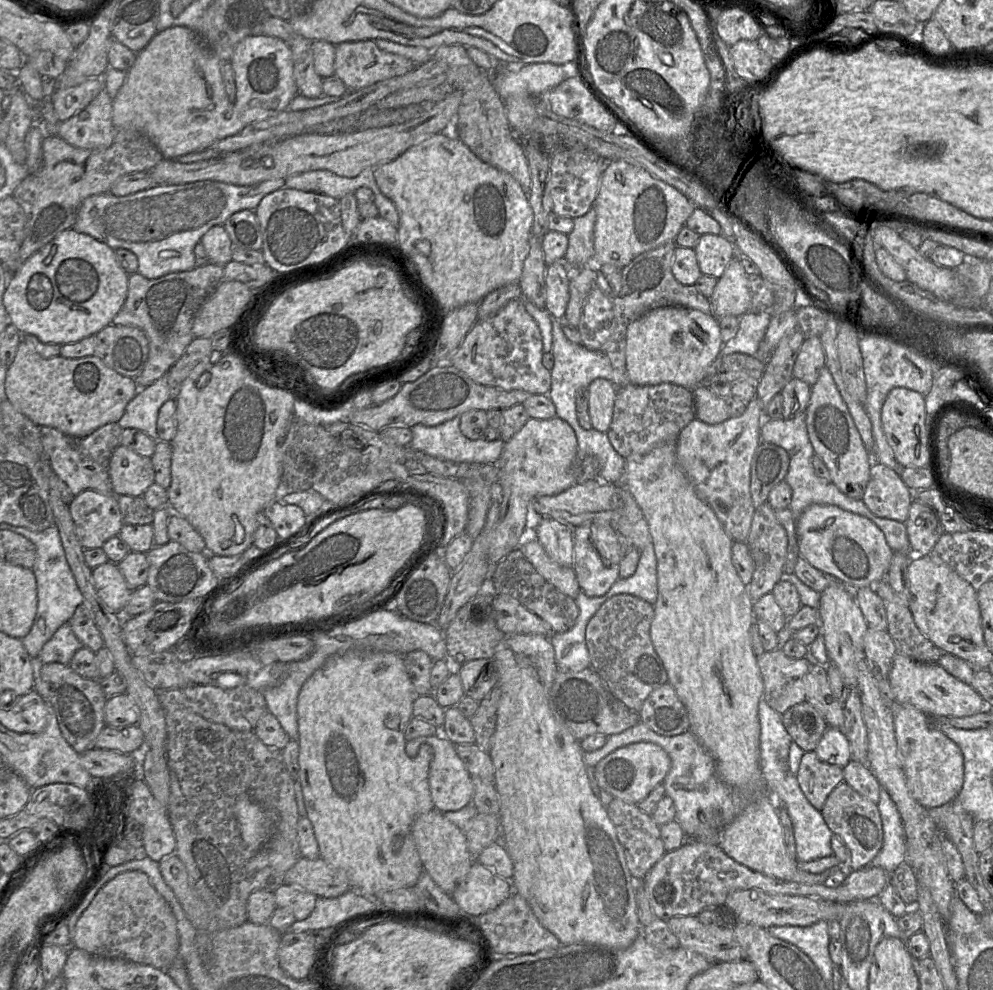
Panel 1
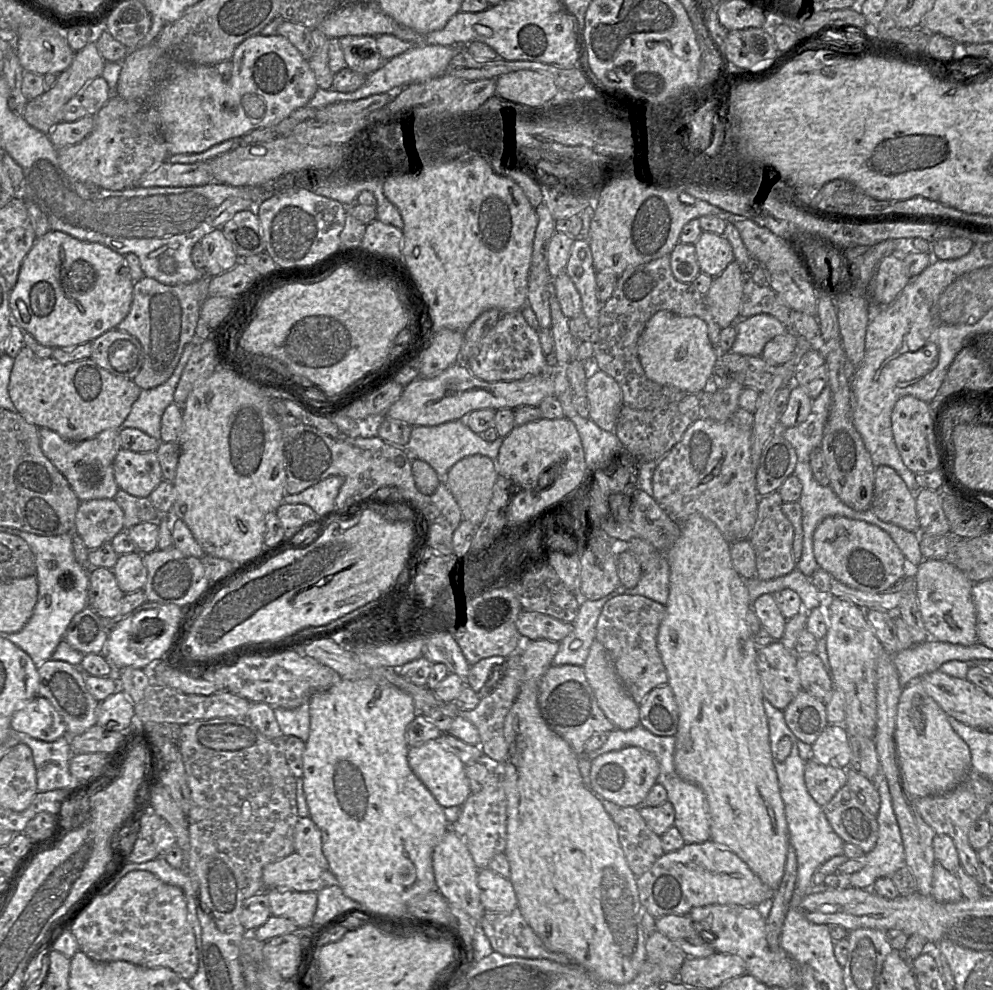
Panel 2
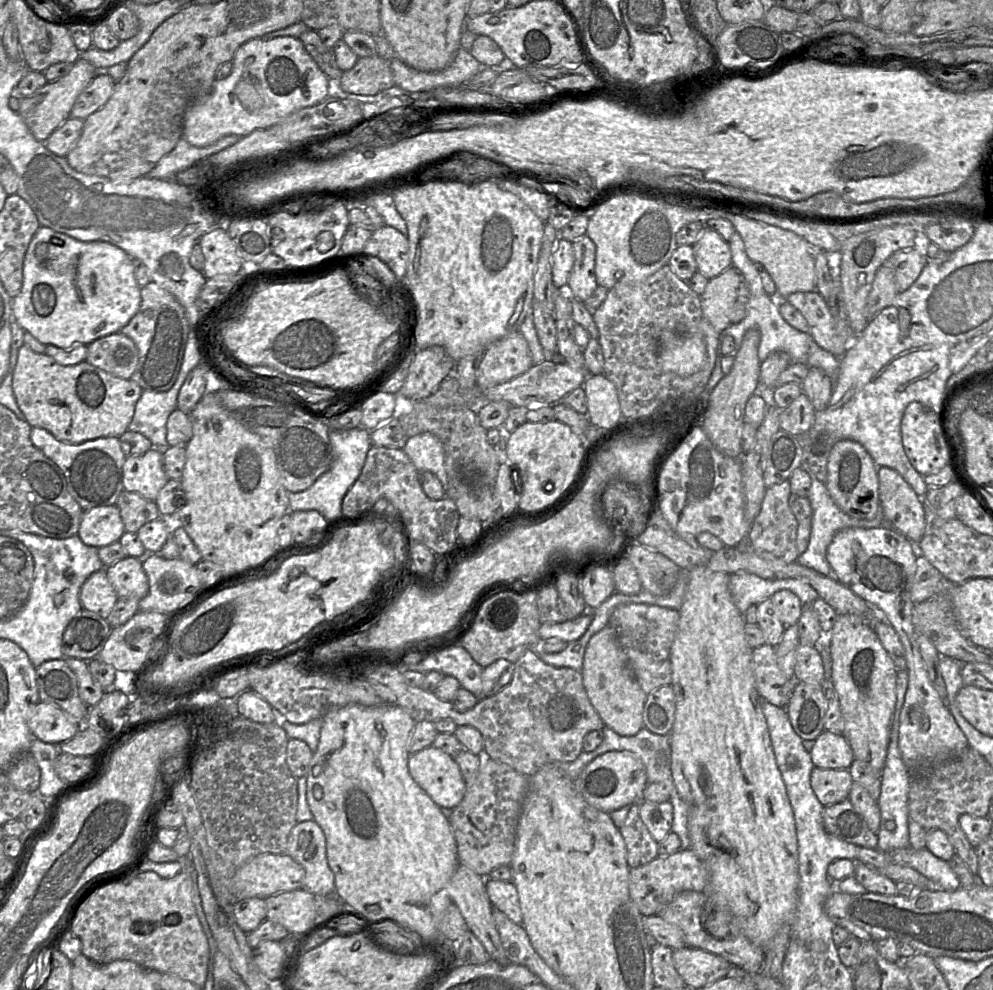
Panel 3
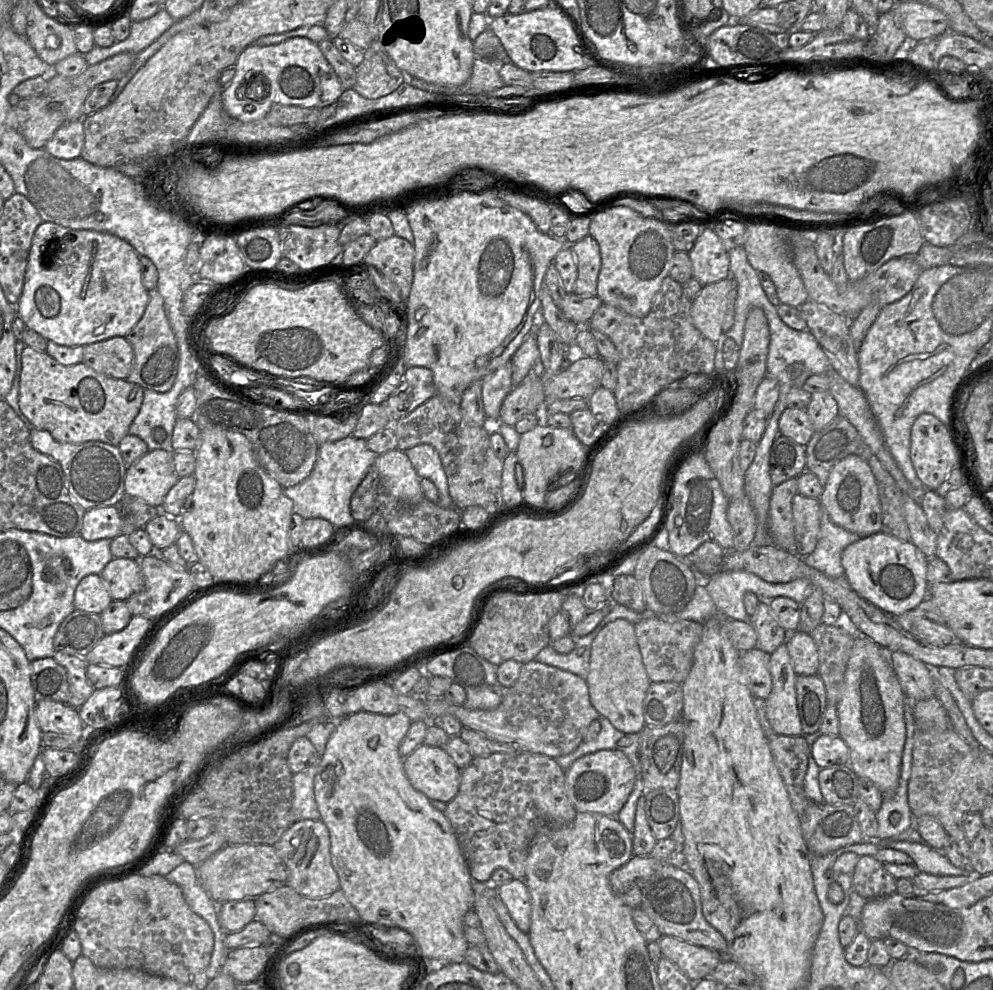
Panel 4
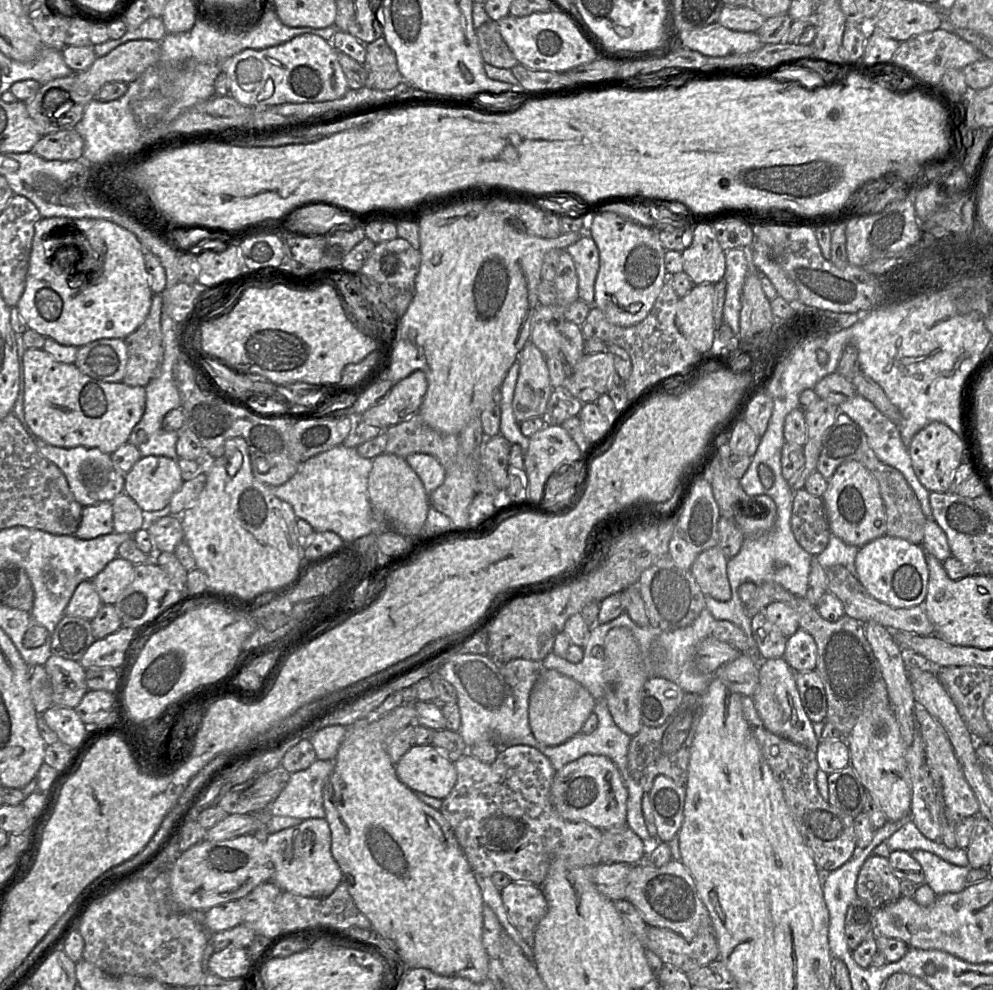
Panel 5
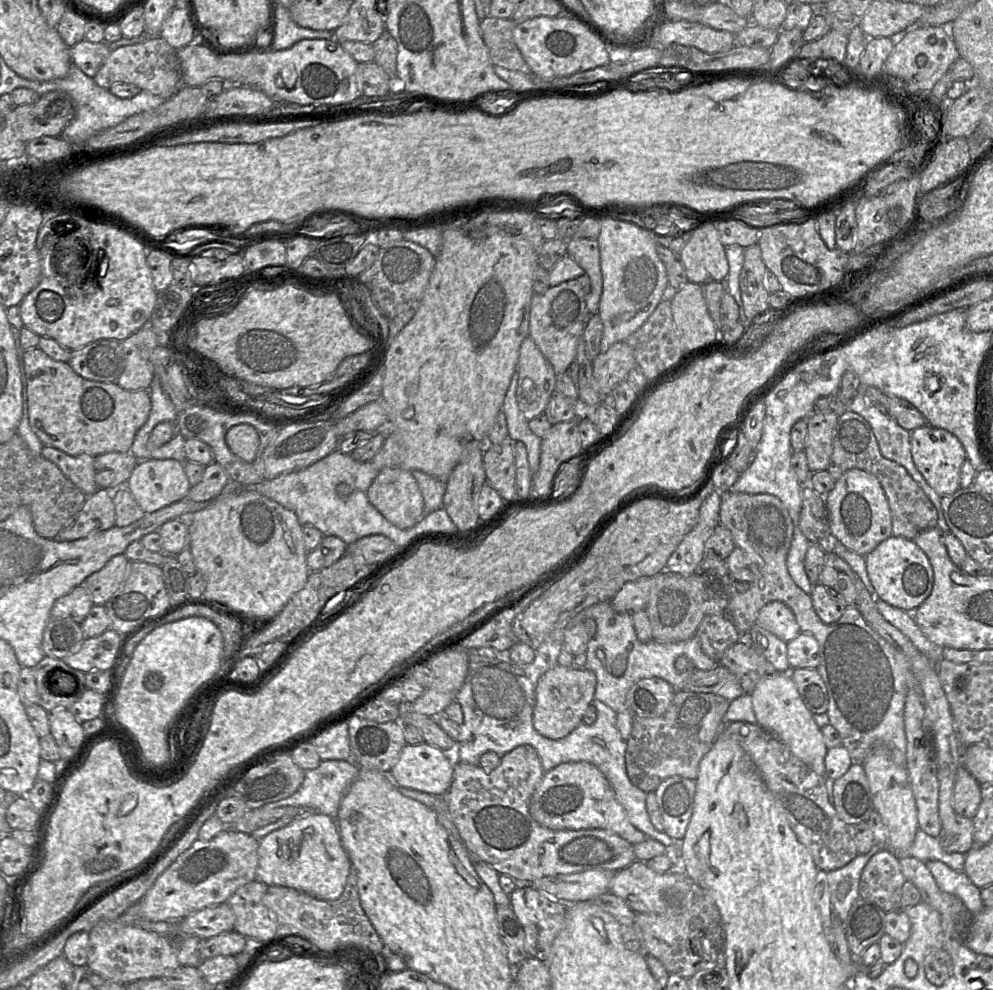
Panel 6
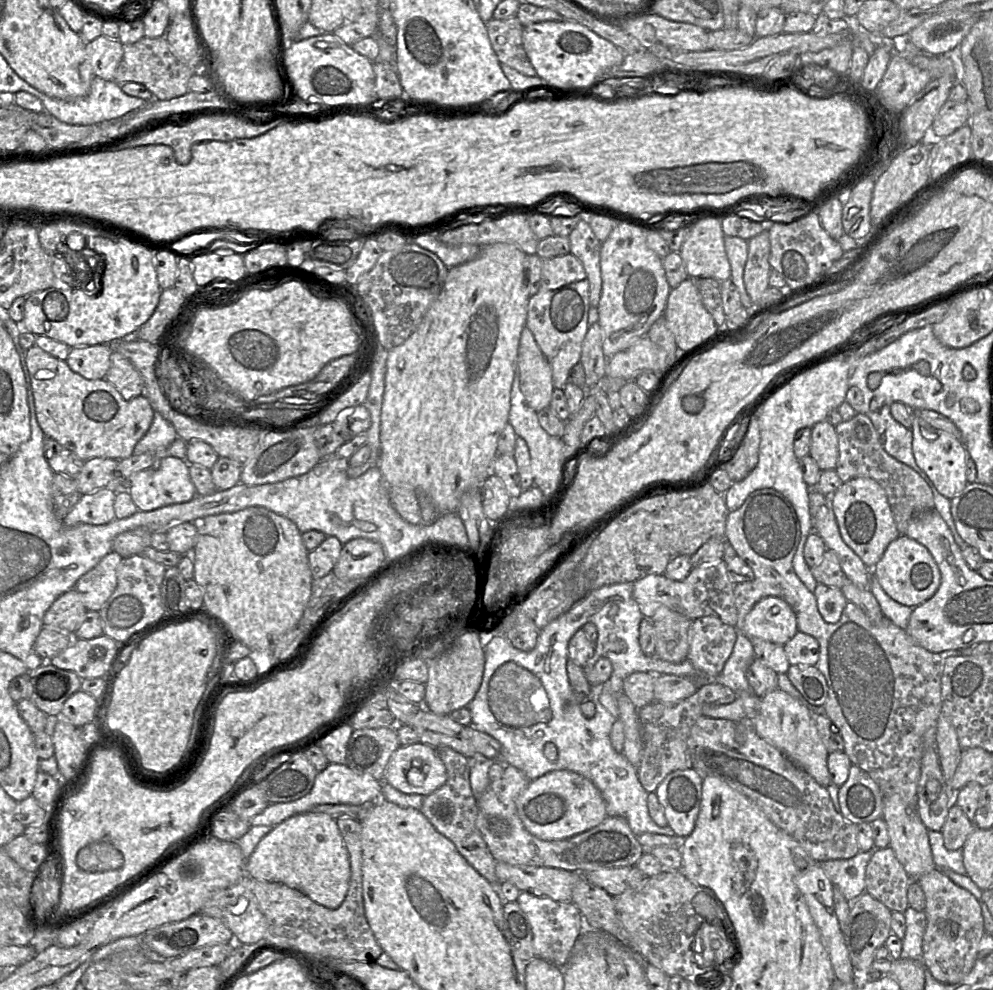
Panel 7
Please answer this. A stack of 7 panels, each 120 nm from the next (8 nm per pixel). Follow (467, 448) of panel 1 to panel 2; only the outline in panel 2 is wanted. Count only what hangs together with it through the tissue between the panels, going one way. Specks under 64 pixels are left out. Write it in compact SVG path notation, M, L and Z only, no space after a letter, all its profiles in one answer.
M464 420L448 421L435 426L412 426L410 439L406 450L413 459L427 462L440 476L440 483L445 483L445 477L454 464L472 455L483 455L496 460L504 438L498 436L493 442L484 440L481 435L474 433Z

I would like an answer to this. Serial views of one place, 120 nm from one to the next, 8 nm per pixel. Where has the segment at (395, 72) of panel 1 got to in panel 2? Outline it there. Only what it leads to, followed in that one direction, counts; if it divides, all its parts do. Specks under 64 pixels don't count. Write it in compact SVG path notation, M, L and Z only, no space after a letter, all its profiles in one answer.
M348 35L339 39L347 68L369 75L380 69L385 61L380 54L376 37Z

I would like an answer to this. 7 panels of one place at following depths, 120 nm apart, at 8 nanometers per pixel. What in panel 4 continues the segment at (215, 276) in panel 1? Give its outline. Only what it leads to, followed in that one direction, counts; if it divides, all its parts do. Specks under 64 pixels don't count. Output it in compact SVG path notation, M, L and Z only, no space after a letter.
M157 288L148 291L149 301L142 318L125 336L133 348L133 362L127 380L143 389L168 392L176 379L179 365L179 347L168 321L164 300Z

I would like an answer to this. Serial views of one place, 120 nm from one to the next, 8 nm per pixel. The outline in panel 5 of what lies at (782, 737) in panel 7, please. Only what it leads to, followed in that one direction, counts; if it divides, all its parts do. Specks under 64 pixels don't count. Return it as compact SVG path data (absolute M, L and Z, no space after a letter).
M783 657L763 660L759 663L758 686L752 699L765 729L816 752L820 739L816 737L813 723L801 703L795 682L795 672Z

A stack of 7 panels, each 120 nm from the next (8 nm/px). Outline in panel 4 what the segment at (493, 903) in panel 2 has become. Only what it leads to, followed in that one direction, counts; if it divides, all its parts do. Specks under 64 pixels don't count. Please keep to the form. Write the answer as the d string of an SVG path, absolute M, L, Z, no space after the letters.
M512 879L495 888L516 926L528 934L531 924L531 898L525 881Z

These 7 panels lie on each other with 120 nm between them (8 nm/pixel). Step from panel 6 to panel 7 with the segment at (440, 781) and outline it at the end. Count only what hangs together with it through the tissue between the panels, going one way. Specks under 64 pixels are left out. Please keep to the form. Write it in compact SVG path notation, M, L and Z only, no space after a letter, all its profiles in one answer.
M418 742L400 746L391 755L385 768L383 780L405 794L427 796L444 785L447 780L447 770L436 748Z

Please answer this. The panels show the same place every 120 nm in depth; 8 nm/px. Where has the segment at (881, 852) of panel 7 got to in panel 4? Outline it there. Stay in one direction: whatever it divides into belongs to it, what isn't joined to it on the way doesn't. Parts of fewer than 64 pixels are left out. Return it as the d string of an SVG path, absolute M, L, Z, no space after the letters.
M860 856L853 871L852 885L866 900L886 897L897 890L897 880L873 856Z

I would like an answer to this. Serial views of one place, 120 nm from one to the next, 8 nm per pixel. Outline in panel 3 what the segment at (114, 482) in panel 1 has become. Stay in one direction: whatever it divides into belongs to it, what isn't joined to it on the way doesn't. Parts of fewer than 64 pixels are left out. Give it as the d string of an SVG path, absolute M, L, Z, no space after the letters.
M152 448L142 455L128 456L122 468L123 488L155 501L168 482L162 449Z

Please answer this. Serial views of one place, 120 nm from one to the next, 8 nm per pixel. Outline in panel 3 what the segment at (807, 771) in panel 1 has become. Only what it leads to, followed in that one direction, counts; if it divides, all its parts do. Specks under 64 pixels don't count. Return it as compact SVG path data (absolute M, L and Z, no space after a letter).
M814 766L810 783L818 800L826 807L849 797L853 779L849 769L821 769Z

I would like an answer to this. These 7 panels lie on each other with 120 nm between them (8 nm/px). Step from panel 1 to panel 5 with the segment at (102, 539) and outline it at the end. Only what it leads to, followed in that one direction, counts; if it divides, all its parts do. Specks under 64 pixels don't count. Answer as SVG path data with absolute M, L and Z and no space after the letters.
M103 501L83 507L82 519L74 535L82 540L114 532L112 502Z

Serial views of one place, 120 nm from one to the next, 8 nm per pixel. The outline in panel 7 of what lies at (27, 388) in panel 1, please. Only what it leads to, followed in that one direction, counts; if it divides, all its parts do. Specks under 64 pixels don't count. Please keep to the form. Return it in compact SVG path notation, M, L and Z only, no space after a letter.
M36 344L25 352L36 417L46 437L54 439L83 461L92 458L122 460L133 455L137 442L146 434L154 417L154 409L144 395L125 400L120 392L105 378L88 380L73 372L66 361L54 357Z

